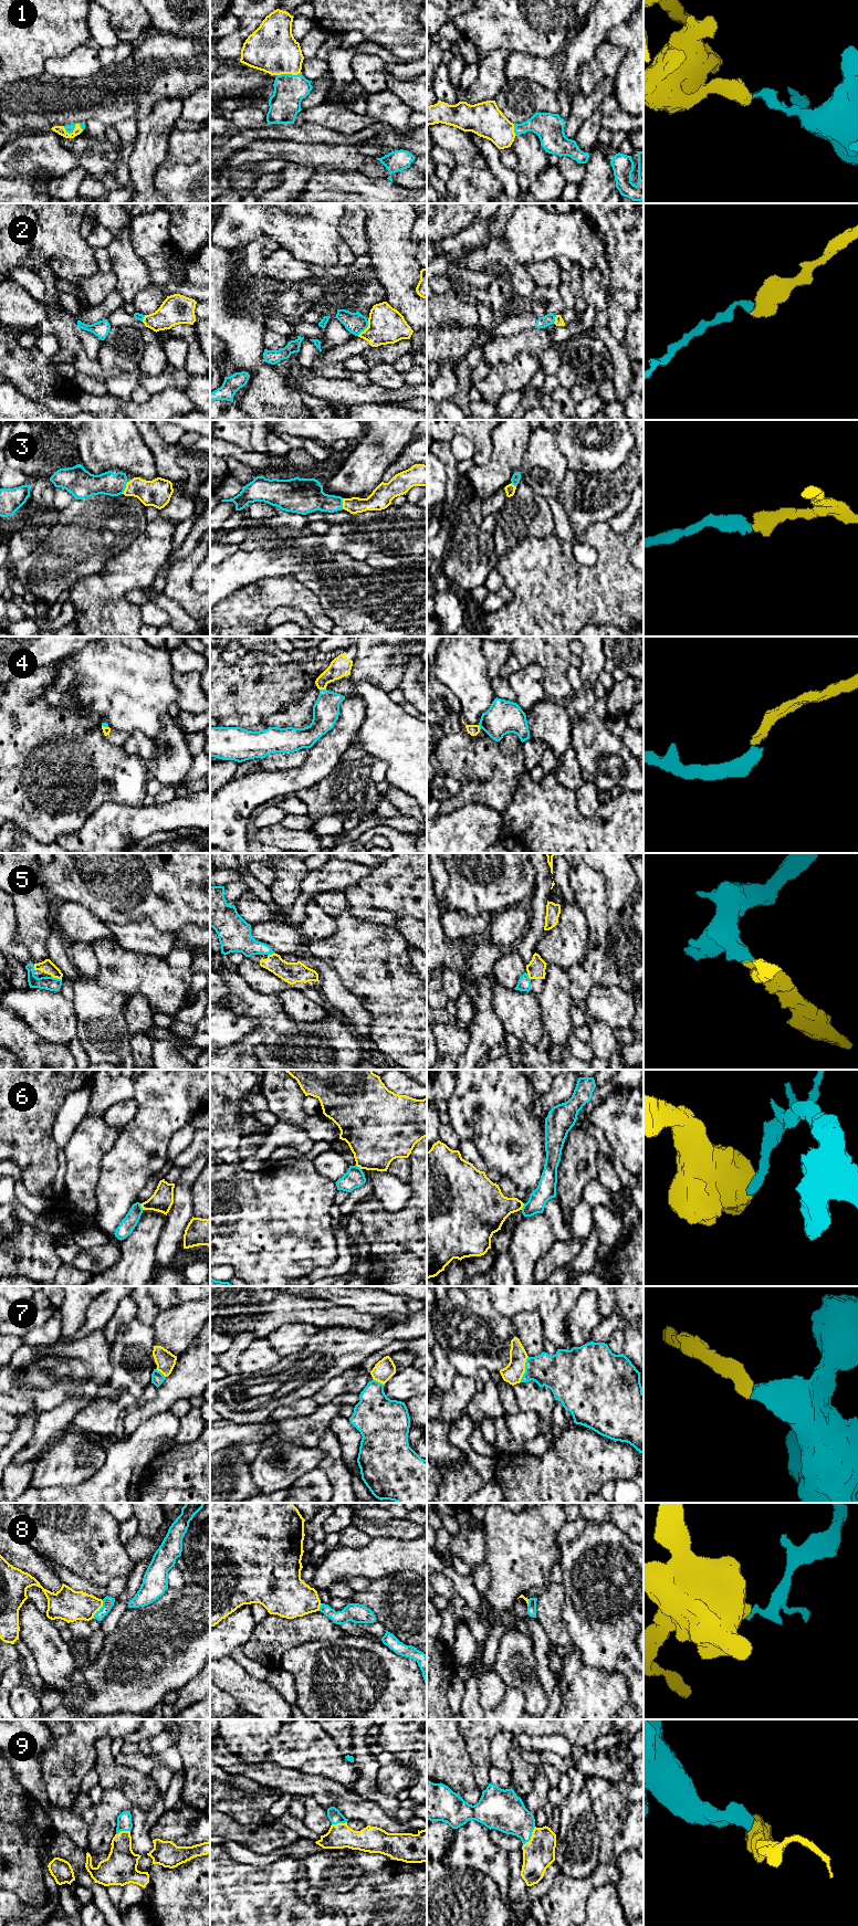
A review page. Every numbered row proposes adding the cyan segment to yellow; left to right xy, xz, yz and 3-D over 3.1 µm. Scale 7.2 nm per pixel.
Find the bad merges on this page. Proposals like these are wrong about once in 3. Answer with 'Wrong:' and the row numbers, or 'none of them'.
Wrong: 2, 6, 8

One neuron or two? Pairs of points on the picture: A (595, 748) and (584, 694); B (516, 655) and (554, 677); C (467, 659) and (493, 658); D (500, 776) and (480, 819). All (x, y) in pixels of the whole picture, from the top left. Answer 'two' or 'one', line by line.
A: one
B: one
C: two
D: two

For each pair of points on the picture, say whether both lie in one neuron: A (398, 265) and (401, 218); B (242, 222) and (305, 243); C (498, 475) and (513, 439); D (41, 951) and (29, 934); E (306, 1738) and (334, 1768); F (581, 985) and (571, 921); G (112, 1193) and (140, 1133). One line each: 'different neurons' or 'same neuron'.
A: same neuron
B: same neuron
C: same neuron
D: same neuron
E: same neuron
F: different neurons
G: same neuron

